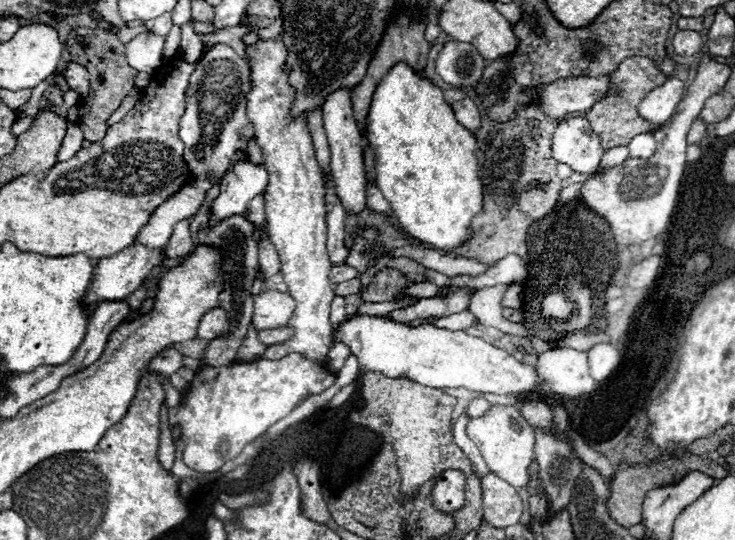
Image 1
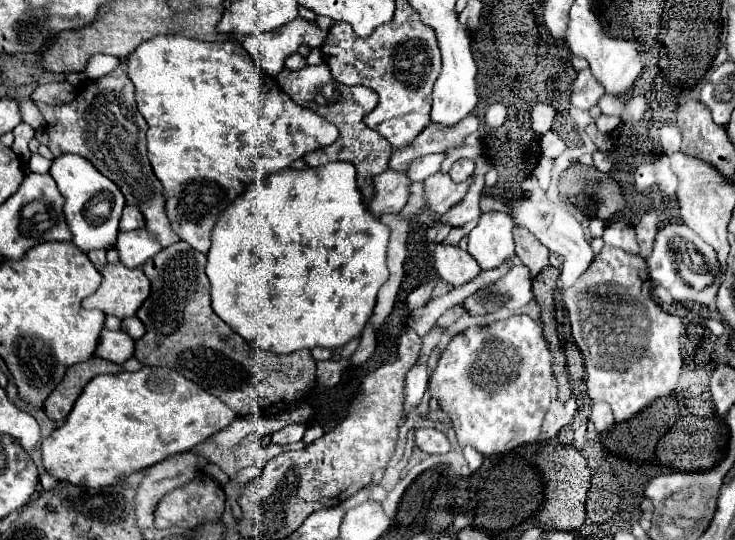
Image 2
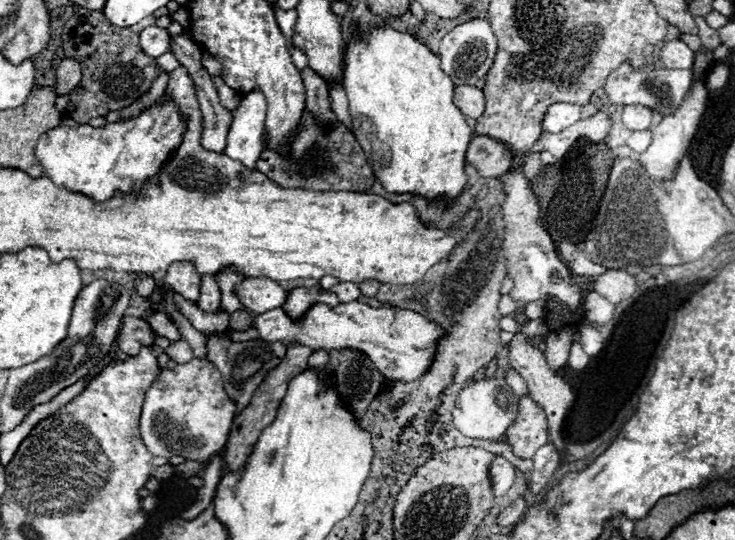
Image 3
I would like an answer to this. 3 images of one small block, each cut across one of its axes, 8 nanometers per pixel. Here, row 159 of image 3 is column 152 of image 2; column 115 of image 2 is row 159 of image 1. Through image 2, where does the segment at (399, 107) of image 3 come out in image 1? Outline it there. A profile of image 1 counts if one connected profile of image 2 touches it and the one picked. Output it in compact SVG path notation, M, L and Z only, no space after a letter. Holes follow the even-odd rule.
M396 64L376 86L368 112L368 142L376 156L376 186L390 202L404 232L438 250L454 250L468 242L470 220L482 212L484 202L484 152L478 148L474 134L458 124L442 90L428 78L414 74L406 64Z

